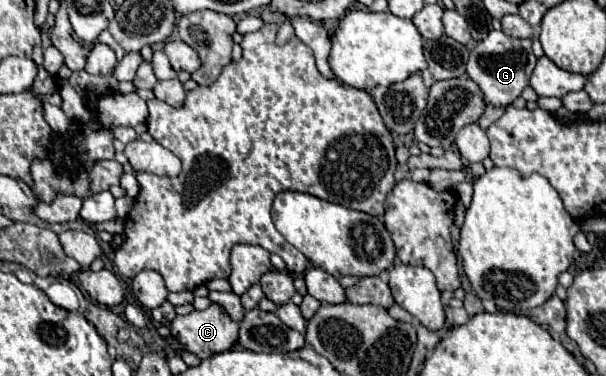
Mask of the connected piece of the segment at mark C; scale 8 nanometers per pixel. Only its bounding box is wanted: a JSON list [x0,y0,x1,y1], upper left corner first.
[171,303,239,359]

